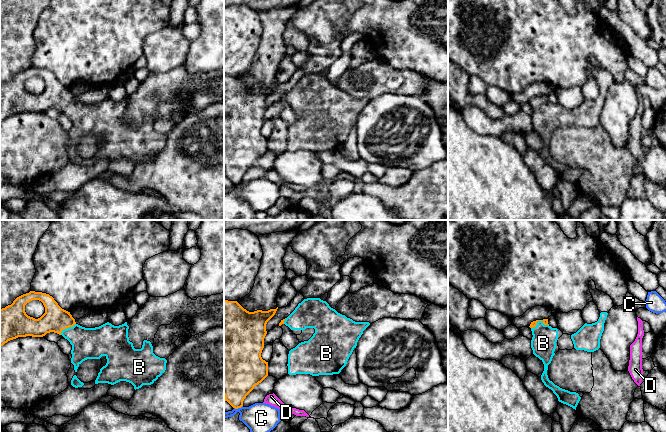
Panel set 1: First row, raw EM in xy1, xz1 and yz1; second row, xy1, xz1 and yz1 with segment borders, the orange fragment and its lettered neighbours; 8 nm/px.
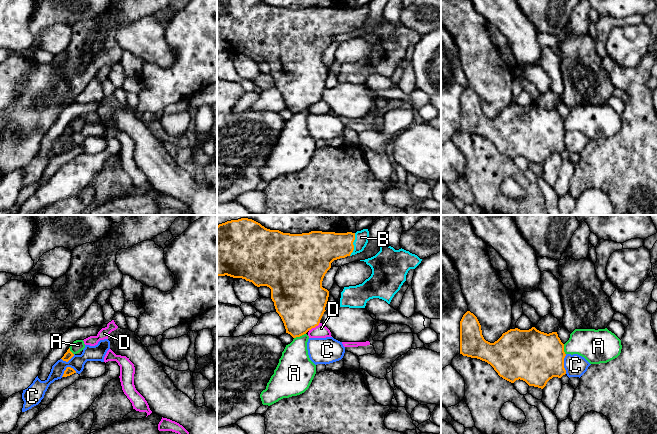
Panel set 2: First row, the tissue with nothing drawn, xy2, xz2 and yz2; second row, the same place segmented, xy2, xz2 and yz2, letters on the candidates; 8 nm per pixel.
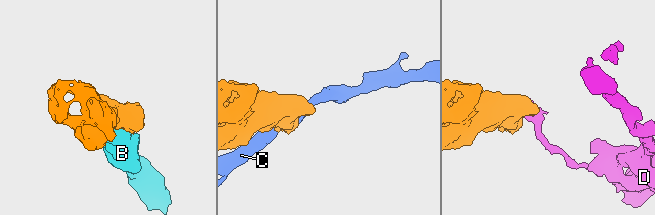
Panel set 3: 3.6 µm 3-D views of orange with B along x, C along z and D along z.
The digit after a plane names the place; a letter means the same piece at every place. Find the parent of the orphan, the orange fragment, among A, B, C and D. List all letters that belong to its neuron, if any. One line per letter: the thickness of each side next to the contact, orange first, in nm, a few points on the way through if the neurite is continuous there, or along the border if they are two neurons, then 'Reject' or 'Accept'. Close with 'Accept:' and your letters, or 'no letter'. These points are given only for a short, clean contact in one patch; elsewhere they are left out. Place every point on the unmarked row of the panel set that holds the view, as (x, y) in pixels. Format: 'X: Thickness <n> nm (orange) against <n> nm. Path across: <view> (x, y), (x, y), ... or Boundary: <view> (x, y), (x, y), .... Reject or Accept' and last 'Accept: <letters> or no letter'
A: Thickness 380 nm (orange) against 260 nm. Boundary: xz2 (305, 109), (294, 114). Reject
B: Thickness 50 nm (orange) against 200 nm. Path across: yz1 (545, 97), (539, 96), (543, 119). Accept
C: Thickness 70 nm (orange) against 130 nm. Boundary: xy2 (76, 147), (67, 143), (61, 152). Reject
D: Thickness 420 nm (orange) against 110 nm. Boundary: xz2 (319, 98), (308, 106). Reject
Accept: B

